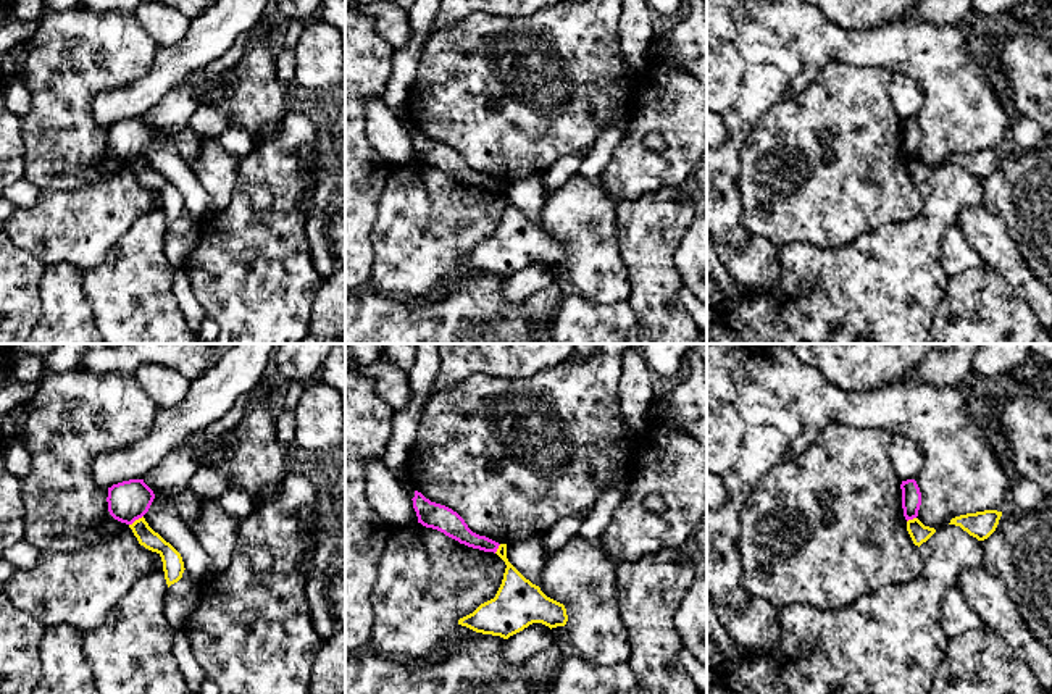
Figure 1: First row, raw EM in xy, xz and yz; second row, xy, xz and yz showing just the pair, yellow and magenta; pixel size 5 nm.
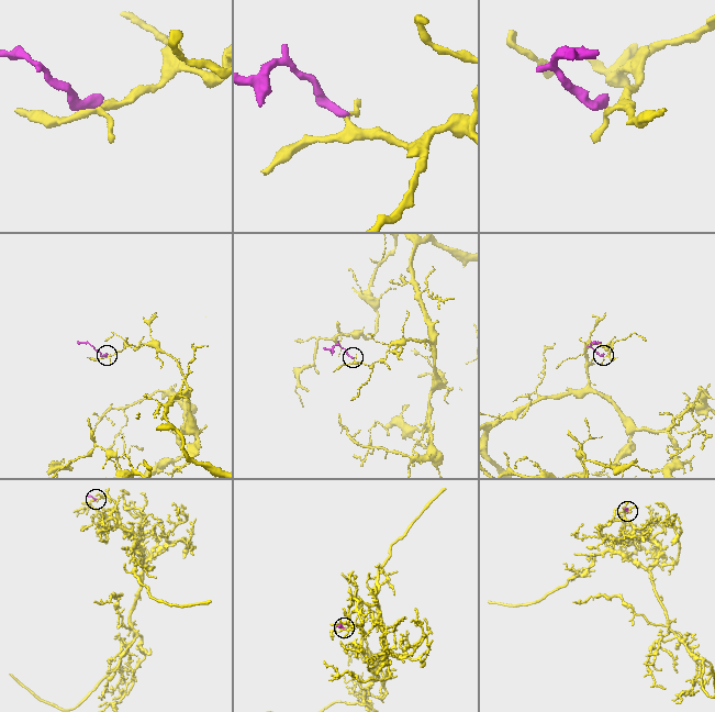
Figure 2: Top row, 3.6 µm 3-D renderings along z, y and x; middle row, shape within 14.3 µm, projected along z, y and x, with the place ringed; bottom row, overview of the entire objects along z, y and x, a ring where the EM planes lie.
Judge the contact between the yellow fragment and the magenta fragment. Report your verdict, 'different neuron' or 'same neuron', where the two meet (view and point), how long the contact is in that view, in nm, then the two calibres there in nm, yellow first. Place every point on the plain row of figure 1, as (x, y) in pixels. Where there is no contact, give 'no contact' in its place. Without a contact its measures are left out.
different neuron; contact xy (136, 158); length 90 nm; calibres 90 and 200 nm

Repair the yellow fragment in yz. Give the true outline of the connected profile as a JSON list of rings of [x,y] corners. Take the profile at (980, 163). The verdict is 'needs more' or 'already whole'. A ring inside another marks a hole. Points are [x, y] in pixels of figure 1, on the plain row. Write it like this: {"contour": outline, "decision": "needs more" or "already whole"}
{"contour": [[[984,148],[976,152],[960,153],[950,158],[949,163],[960,165],[978,179],[987,178],[997,166],[1002,150]]], "decision": "already whole"}

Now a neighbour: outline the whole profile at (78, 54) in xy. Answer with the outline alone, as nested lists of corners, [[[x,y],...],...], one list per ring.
[[[81,8],[42,13],[26,65],[26,89],[32,105],[21,118],[24,178],[42,192],[98,182],[129,163],[108,150],[108,126],[92,116],[97,94],[124,87],[145,76],[158,45],[131,13],[92,13]]]

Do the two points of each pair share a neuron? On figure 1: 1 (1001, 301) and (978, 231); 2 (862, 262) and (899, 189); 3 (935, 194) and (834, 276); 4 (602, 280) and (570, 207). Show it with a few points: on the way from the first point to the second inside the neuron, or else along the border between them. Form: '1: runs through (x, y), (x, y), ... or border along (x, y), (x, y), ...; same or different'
1: border along (985, 262), (1017, 296); different
2: border along (915, 215), (865, 231), (846, 246); different
3: runs through (925, 223), (872, 276), (864, 276); same
4: runs through (594, 262), (586, 225); same

